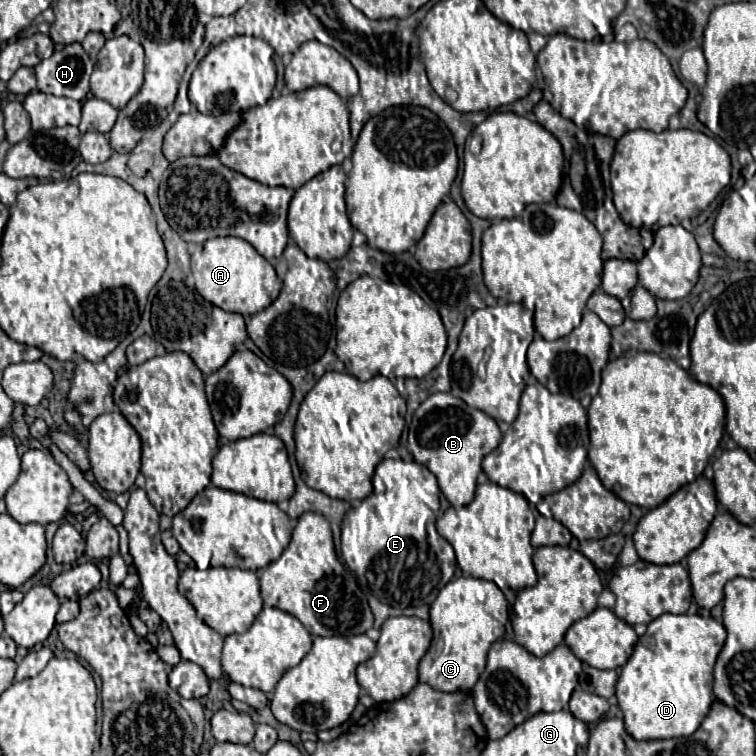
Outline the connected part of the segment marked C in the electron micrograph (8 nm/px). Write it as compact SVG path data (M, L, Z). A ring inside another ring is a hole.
M457 578L451 580L435 598L435 602L431 604L431 626L435 632L433 644L429 648L429 652L425 654L425 658L421 660L419 666L419 680L421 682L429 682L435 690L445 690L445 692L453 692L453 690L471 690L477 682L477 678L481 676L481 672L485 670L485 660L487 660L487 652L489 646L503 638L505 634L505 626L501 620L497 620L493 614L509 614L509 604L503 596L503 592L497 588L495 582L489 580L479 580L479 578Z

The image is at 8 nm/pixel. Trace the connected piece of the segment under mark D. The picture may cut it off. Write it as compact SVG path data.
M661 614L659 618L655 618L649 626L647 626L647 632L639 638L637 646L635 646L635 652L633 656L629 658L629 662L623 666L621 674L619 674L619 682L617 682L617 702L619 702L619 708L623 710L623 720L625 720L625 730L637 738L637 740L657 740L657 738L679 738L679 736L691 736L697 726L703 722L705 714L709 712L713 700L715 700L715 694L713 694L713 666L715 666L715 660L717 660L717 654L721 652L723 644L725 644L725 638L727 638L727 630L721 622L713 620L711 616L705 618L705 616L699 616L699 614Z

